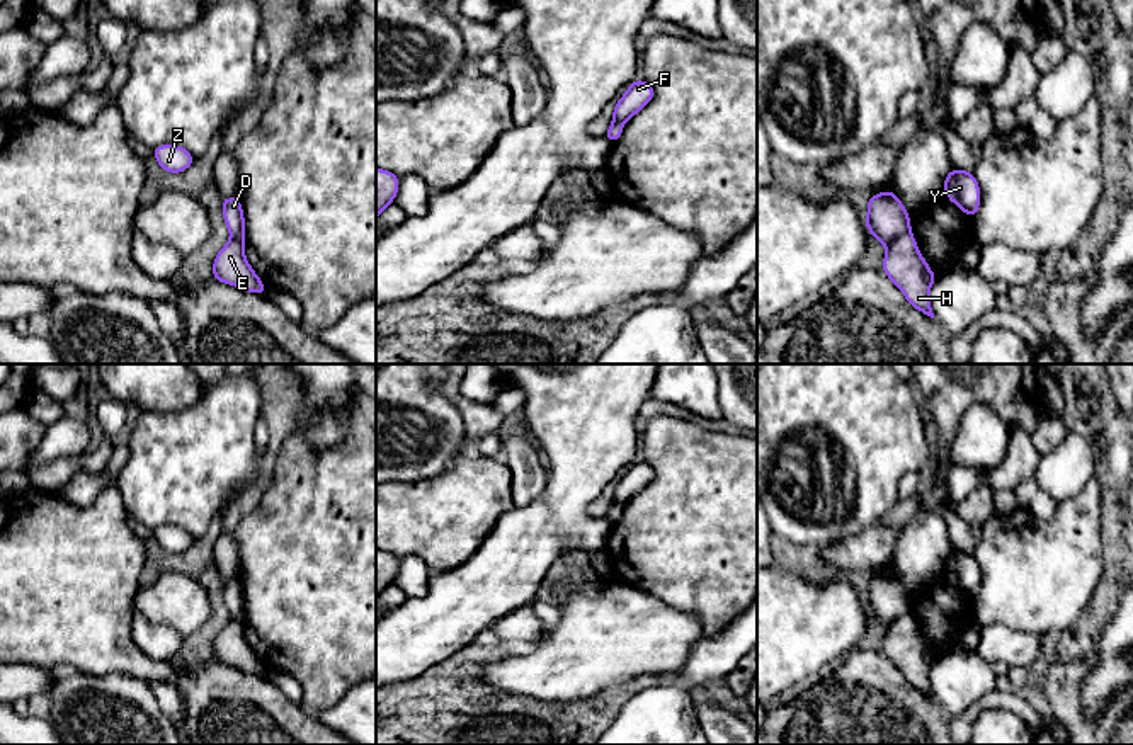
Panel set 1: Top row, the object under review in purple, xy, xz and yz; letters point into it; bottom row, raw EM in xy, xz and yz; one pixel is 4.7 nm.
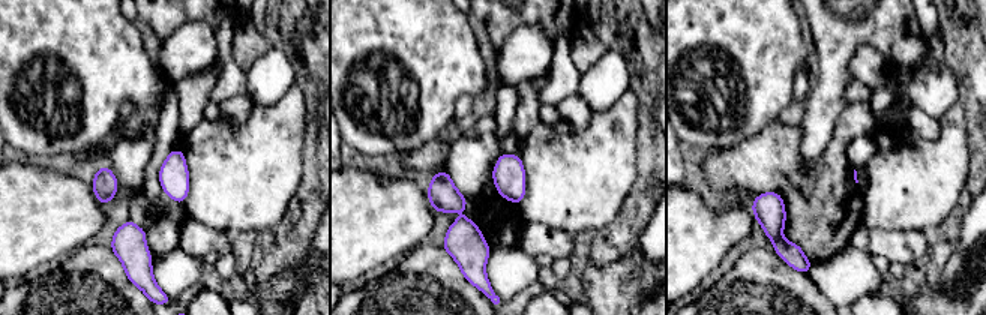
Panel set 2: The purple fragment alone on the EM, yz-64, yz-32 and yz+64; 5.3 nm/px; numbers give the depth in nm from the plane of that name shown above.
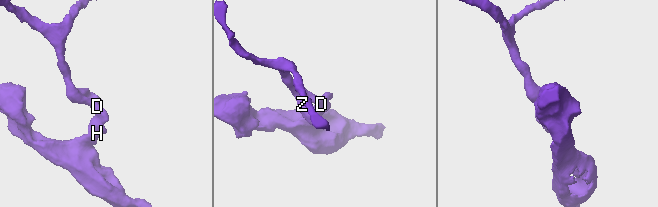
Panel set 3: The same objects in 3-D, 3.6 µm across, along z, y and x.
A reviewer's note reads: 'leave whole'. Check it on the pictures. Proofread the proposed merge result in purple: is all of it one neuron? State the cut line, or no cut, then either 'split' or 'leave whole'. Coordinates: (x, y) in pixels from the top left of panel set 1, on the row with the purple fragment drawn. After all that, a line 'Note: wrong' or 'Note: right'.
cut yz (909, 230), (899, 235), (888, 247); split
Note: wrong

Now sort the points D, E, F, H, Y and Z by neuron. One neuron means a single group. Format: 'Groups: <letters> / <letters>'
Groups: D F Y Z / E H

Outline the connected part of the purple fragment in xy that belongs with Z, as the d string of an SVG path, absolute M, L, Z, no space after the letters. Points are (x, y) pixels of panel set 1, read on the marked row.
M170 143L153 148L153 156L170 173L184 172L196 160L185 148Z

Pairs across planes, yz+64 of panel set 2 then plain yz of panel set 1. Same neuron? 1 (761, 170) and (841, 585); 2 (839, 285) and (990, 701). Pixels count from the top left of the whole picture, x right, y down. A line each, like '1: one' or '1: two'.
1: two
2: two

